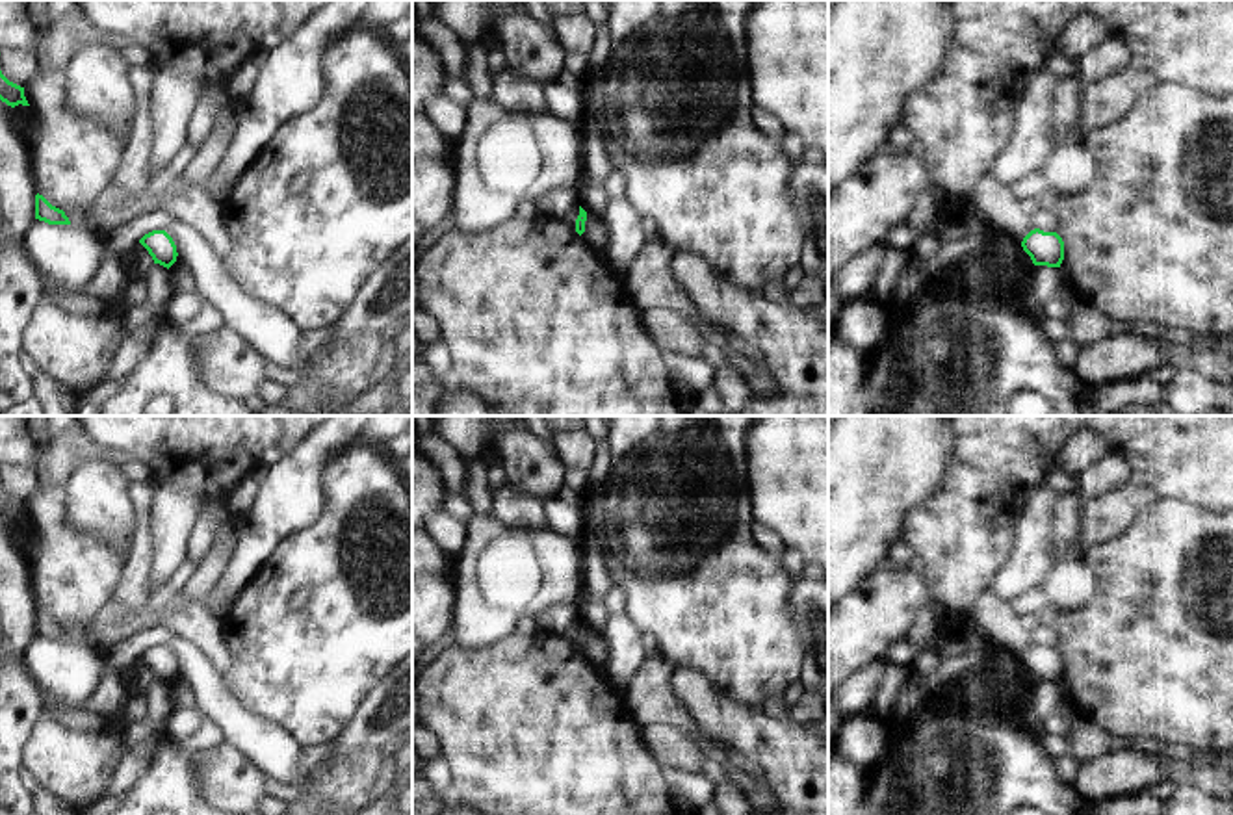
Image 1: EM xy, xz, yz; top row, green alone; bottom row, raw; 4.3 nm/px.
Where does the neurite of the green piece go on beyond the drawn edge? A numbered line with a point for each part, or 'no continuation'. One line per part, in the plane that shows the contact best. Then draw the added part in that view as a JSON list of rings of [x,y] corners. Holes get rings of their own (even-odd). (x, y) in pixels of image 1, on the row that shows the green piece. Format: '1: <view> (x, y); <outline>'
no continuation

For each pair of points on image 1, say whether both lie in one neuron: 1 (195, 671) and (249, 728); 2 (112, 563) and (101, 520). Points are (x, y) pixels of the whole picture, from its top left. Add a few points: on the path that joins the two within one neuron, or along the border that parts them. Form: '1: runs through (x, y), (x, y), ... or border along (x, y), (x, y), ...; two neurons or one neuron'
1: runs through (205, 685), (234, 717); one neuron
2: border along (69, 518), (75, 528), (125, 556); two neurons

